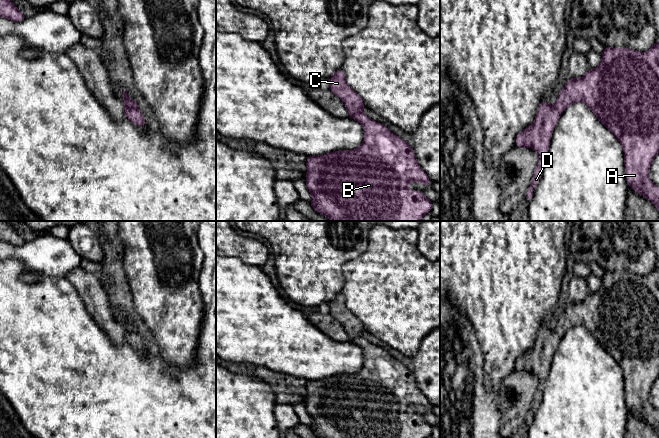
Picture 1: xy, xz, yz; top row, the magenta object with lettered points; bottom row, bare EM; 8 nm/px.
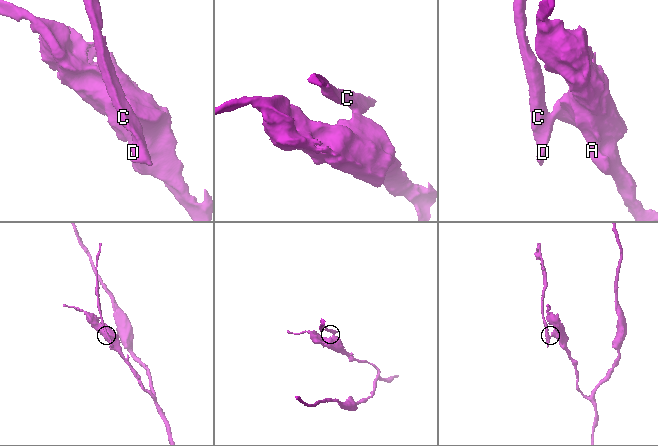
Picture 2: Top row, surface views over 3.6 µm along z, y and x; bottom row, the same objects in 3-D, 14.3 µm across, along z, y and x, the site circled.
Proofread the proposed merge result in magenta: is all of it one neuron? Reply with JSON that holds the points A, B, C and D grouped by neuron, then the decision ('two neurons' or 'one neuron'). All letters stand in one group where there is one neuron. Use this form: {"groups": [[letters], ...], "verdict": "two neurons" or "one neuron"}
{"groups": [["A", "B"], ["C", "D"]], "verdict": "two neurons"}

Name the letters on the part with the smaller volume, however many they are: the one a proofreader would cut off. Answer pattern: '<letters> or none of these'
C, D

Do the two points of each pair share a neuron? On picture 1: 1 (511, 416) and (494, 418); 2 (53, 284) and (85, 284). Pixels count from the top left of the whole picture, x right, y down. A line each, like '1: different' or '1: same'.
1: different
2: different

